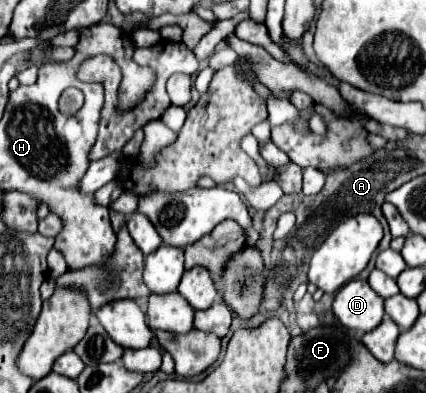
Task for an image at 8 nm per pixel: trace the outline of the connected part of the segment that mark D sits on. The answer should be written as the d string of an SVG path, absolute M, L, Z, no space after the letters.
M356 278L338 290L332 312L344 328L370 332L384 318L384 298L378 296L366 280Z

